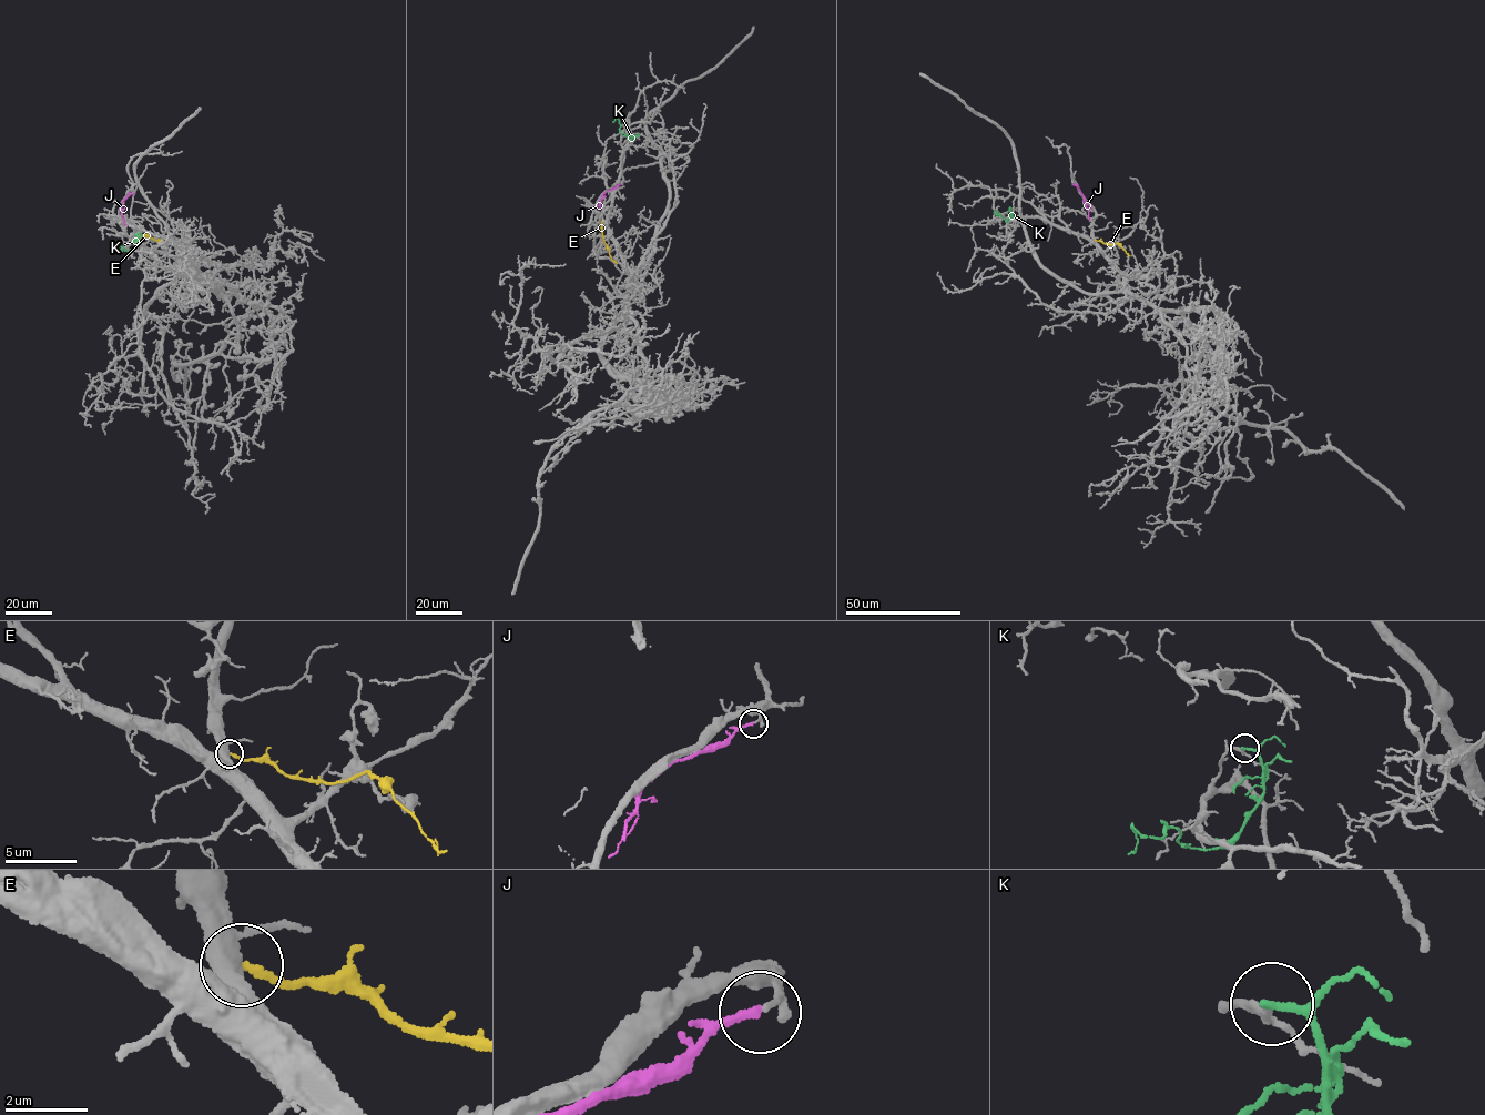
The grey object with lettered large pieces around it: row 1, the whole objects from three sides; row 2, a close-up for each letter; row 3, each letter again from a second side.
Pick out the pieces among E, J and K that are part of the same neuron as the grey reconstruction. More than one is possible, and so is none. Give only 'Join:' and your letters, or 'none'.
Join: none

